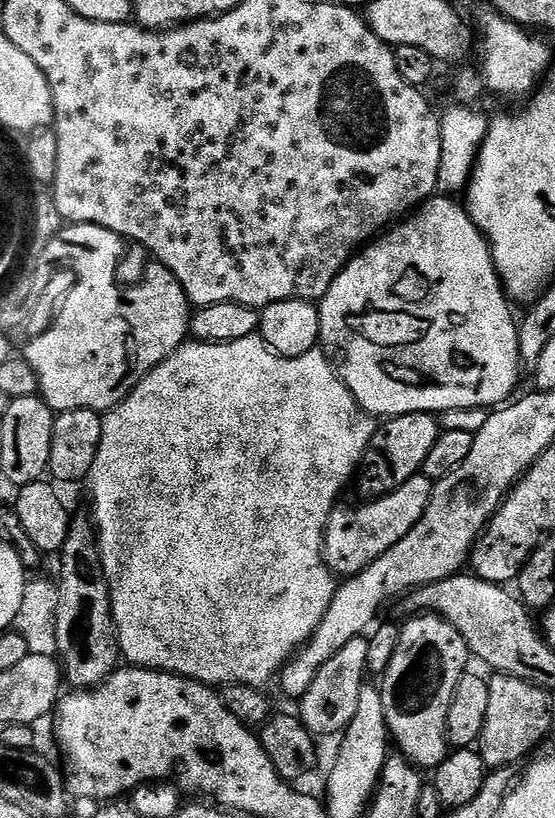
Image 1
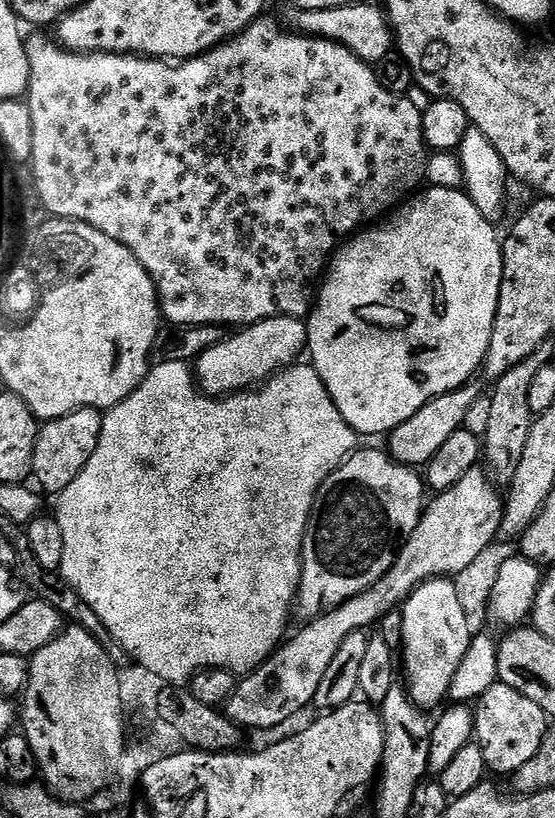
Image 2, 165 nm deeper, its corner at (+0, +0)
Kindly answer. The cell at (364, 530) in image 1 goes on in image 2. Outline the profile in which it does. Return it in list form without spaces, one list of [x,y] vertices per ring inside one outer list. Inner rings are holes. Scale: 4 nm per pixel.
[[[363,448],[329,474],[314,498],[300,551],[300,591],[294,605],[305,621],[377,584],[396,560],[398,545],[414,534],[424,513],[426,484],[421,473],[398,463],[387,451]]]

